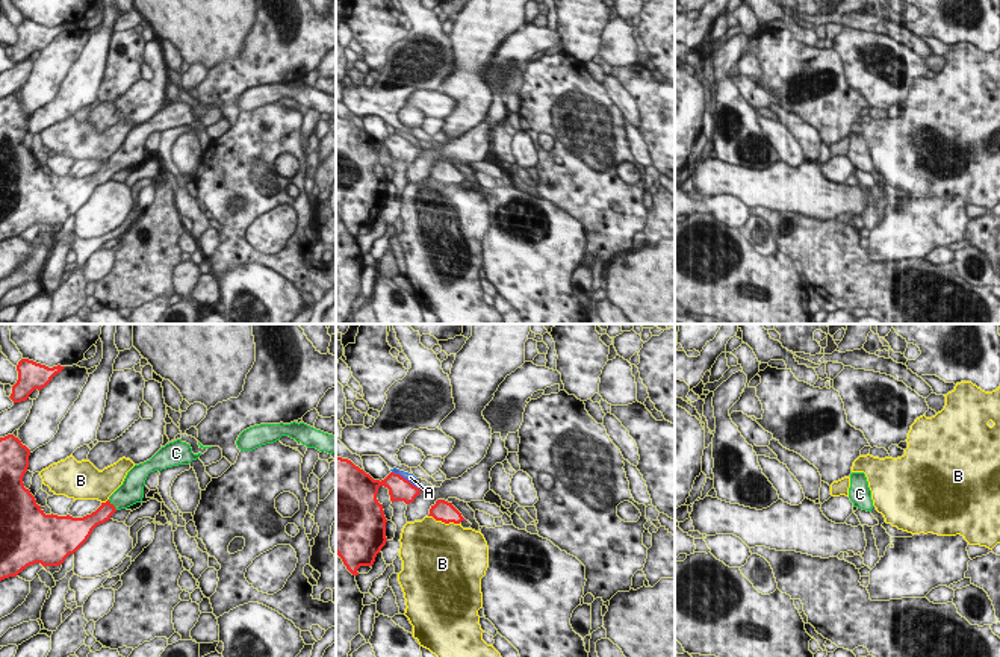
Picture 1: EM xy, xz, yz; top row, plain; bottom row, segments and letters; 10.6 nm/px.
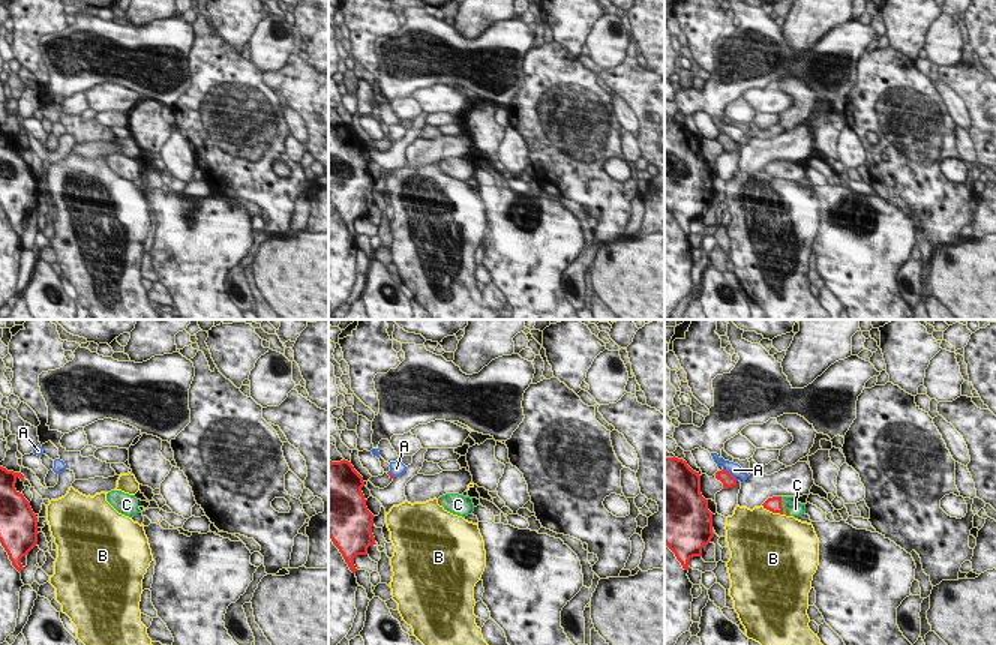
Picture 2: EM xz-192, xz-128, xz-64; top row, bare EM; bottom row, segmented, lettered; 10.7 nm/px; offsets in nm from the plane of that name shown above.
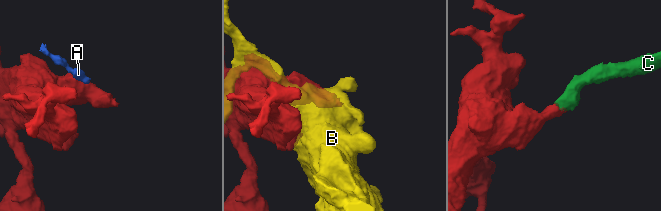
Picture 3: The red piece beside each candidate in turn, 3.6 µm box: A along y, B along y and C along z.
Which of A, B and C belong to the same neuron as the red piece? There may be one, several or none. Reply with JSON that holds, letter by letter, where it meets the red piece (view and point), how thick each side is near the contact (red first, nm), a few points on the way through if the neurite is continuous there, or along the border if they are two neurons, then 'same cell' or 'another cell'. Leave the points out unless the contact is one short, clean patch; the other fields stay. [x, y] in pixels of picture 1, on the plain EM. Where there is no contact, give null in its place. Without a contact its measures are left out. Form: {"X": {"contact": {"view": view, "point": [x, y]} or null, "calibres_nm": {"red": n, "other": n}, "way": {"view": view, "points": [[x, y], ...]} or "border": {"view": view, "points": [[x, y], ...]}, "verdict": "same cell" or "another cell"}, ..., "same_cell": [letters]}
{"A": {"contact": {"view": "xz", "point": [404, 140]}, "calibres_nm": {"red": 260, "other": 90}, "border": {"view": "xz", "points": [[392, 132], [419, 150]]}, "verdict": "another cell"}, "B": {"contact": {"view": "xz", "point": [444, 182]}, "calibres_nm": {"red": 220, "other": 480}, "border": {"view": "xz", "points": [[428, 176], [445, 183], [459, 185]]}, "verdict": "another cell"}, "C": {"contact": {"view": "xy", "point": [112, 165]}, "calibres_nm": {"red": 170, "other": 260}, "way": {"view": "xy", "points": [[103, 174], [112, 165], [130, 153]]}, "verdict": "same cell"}, "same_cell": ["C"]}

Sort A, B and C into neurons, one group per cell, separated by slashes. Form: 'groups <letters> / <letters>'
groups A / B / C

